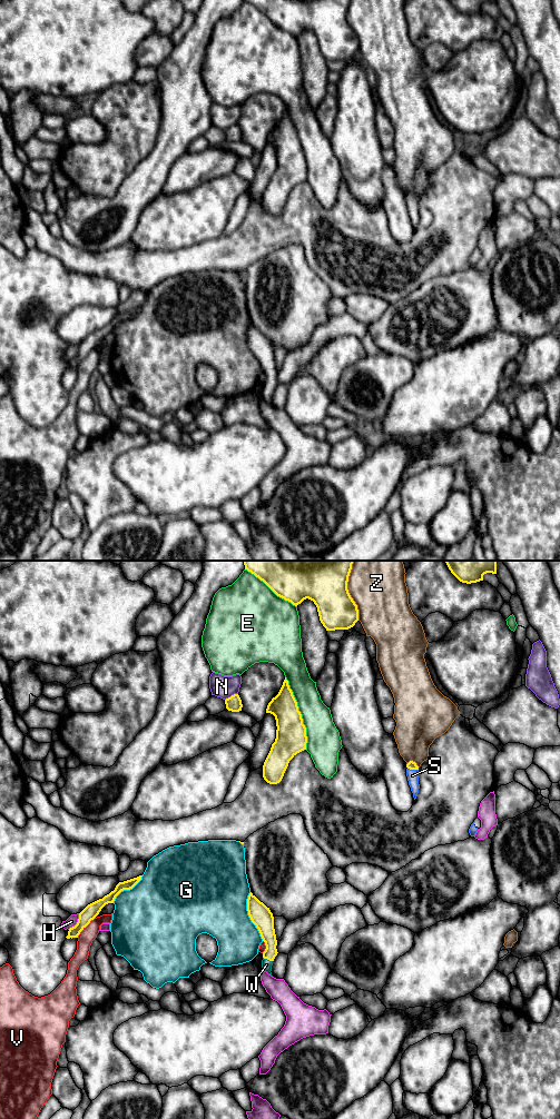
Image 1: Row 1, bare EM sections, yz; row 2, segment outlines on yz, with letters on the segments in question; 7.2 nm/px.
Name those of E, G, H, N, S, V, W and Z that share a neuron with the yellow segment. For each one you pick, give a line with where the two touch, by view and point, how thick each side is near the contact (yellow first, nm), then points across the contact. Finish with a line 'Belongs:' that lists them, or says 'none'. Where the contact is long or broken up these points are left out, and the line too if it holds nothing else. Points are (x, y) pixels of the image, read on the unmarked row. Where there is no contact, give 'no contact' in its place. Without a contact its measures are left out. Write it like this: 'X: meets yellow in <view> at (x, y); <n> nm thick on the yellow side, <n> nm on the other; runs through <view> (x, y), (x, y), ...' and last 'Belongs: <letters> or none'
S: meets yellow in yz at (413, 199); 60 nm thick on the yellow side, 80 nm on the other; runs through yz (412, 196), (413, 199), (412, 206)
W: meets yellow in yz at (267, 389); 130 nm thick on the yellow side, 80 nm on the other; runs through yz (265, 355), (269, 368), (267, 389), (266, 395)
Belongs: S, W

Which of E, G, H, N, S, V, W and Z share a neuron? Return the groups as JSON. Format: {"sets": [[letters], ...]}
{"sets": [["E"], ["G"], ["H"], ["N"], ["S", "W"], ["V"], ["Z"]]}

